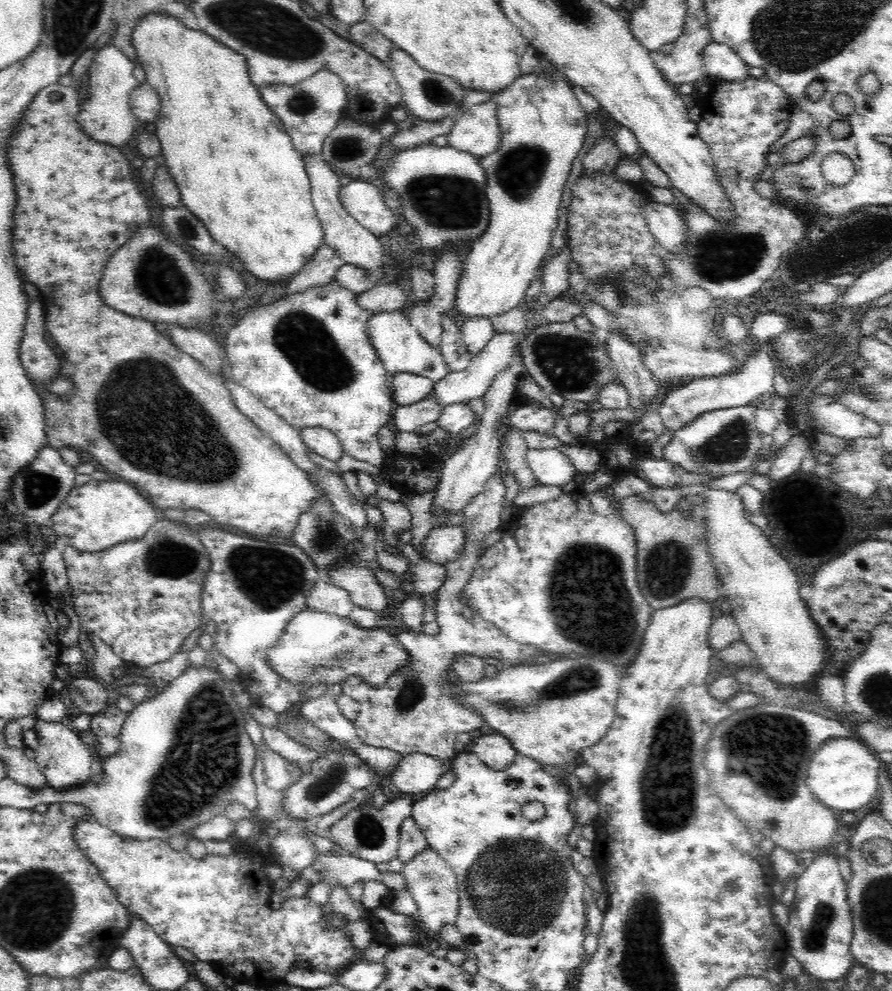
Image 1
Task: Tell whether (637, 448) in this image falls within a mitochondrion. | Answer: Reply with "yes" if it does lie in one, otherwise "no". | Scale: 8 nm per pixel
no

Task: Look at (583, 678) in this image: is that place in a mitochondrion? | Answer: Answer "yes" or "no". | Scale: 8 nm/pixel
yes

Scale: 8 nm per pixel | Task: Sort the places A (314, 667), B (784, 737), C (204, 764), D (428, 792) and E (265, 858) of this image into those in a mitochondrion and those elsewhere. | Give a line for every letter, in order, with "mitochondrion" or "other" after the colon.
A: mitochondrion
B: mitochondrion
C: mitochondrion
D: other
E: other

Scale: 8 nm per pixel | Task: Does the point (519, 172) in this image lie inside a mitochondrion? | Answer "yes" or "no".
yes

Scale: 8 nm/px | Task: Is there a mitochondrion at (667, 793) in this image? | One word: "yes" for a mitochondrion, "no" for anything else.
yes

